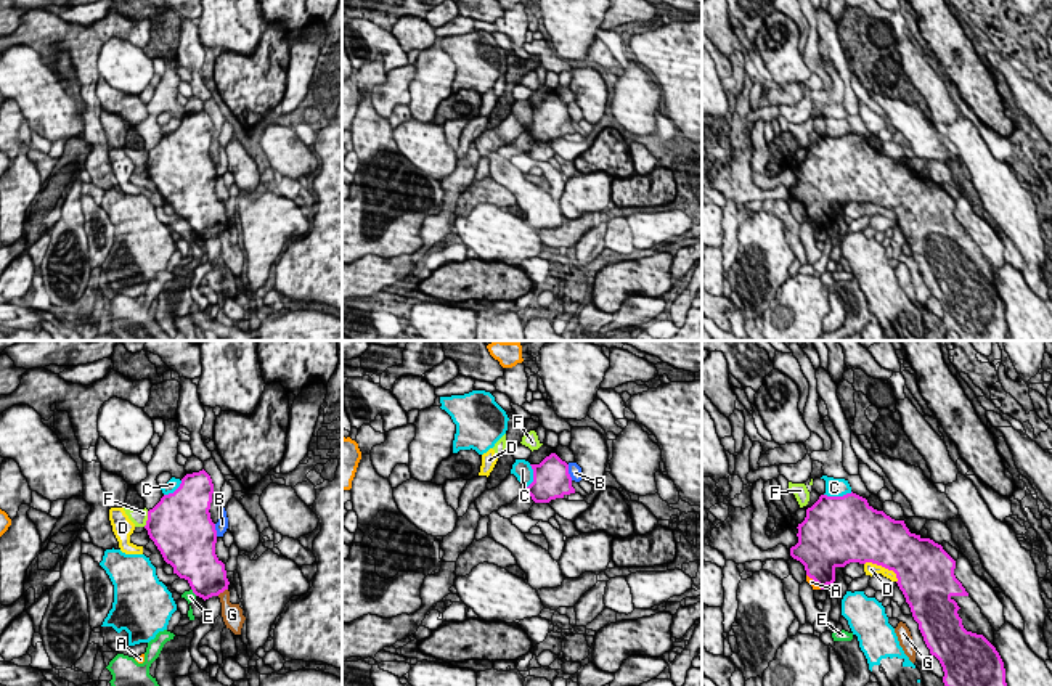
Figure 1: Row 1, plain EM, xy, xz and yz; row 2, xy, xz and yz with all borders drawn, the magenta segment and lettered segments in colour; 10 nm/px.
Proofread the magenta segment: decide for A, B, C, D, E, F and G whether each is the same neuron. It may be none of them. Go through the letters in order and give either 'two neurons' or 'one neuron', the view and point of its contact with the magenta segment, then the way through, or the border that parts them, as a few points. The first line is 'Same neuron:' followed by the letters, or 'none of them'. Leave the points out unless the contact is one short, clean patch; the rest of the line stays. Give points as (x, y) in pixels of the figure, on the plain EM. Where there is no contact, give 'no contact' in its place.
Same neuron: none of them
A: two neurons | yz (815, 220)
B: two neurons | xz (567, 113)
C: two neurons | yz (837, 137)
D: two neurons | yz (884, 206)
E: two neurons | xy (193, 232)
F: two neurons | xy (148, 159)
G: two neurons | xy (222, 232)

